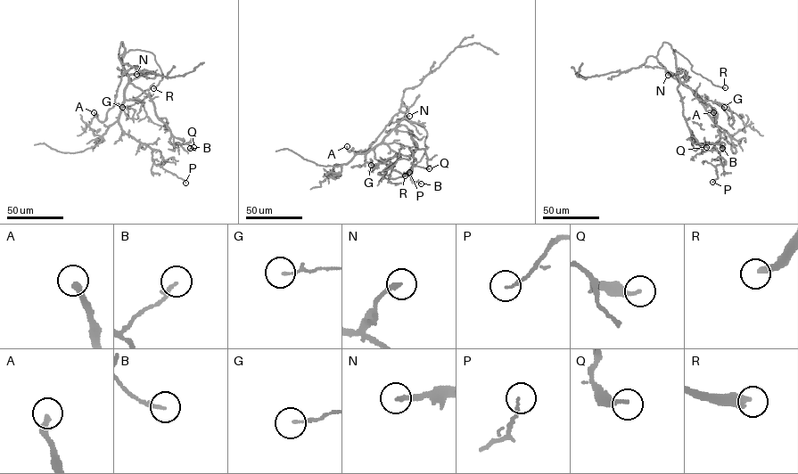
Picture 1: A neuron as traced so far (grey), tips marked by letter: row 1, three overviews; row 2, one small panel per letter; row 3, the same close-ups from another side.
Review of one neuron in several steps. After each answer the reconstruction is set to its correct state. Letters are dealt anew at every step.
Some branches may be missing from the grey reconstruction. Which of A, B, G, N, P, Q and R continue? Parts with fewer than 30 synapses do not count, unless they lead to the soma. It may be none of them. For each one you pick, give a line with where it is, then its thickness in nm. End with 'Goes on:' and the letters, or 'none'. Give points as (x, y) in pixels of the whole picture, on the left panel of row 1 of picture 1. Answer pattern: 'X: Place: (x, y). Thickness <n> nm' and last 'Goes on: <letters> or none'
A: Place: (94, 112). Thickness 280 nm
N: Place: (136, 74). Thickness 200 nm
R: Place: (153, 88). Thickness 260 nm
Goes on: A, N, R

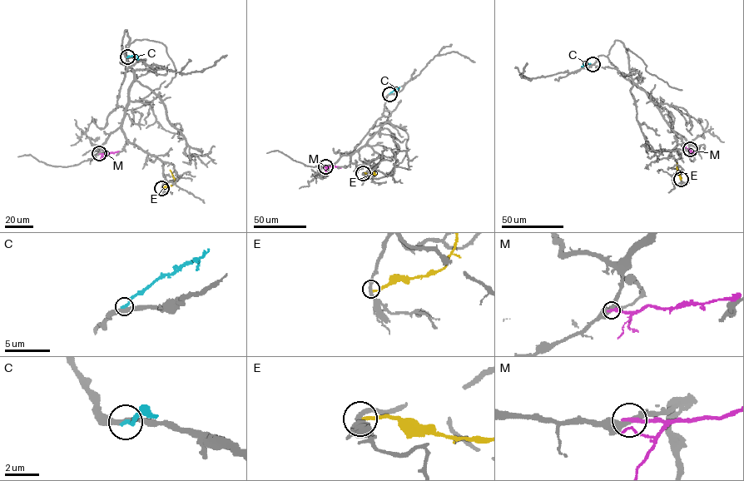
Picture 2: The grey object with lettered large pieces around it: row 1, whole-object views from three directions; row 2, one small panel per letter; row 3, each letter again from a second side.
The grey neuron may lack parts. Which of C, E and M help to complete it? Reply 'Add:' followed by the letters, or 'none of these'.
Add: none of these

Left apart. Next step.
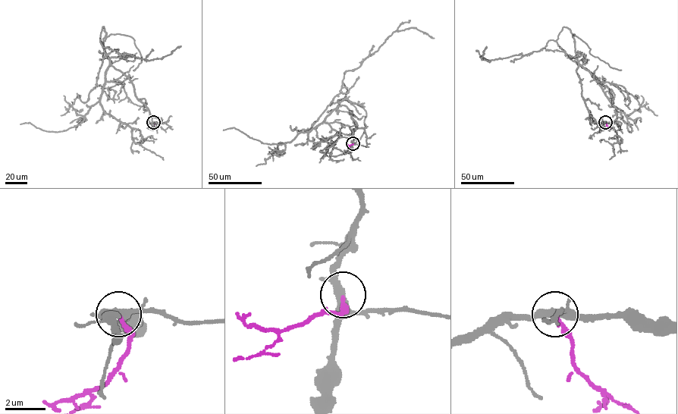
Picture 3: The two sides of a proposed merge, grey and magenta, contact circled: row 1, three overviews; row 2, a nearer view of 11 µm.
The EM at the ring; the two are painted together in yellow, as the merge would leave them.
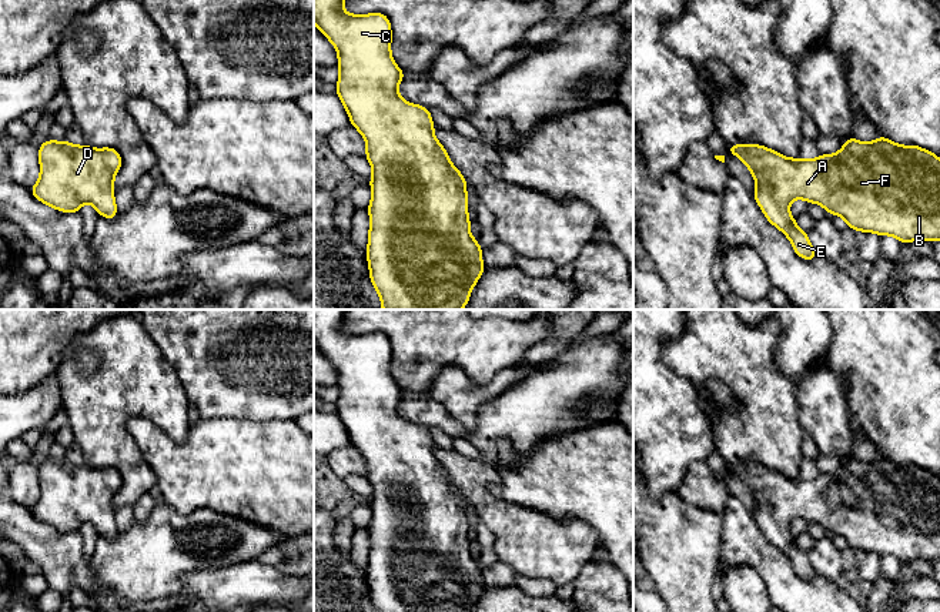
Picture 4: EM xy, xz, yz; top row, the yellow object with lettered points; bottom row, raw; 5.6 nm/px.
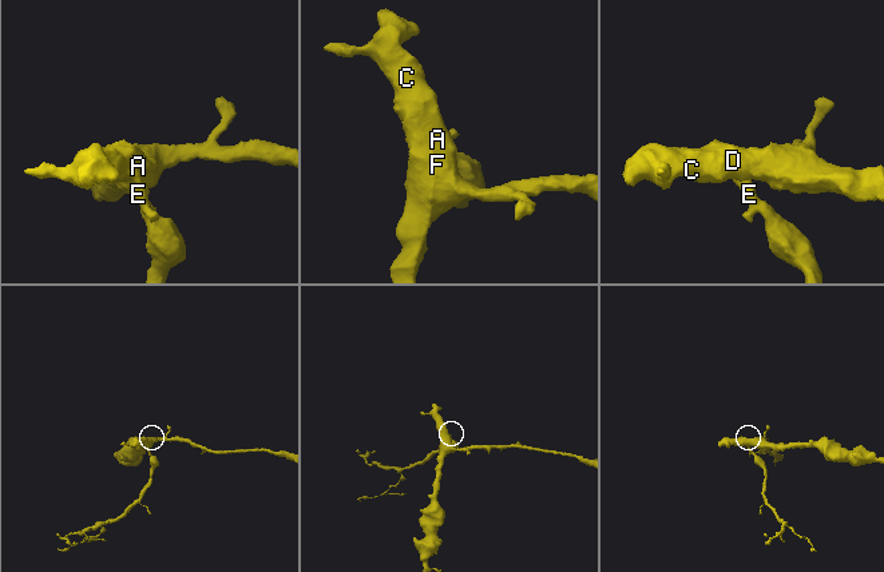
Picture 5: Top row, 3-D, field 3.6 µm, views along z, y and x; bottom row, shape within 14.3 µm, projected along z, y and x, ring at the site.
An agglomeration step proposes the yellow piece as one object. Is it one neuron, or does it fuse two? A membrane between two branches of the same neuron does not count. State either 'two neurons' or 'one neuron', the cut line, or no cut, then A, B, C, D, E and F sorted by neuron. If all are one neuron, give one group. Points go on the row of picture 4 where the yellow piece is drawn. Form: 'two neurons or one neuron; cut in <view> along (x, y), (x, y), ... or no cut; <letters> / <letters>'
one neuron; no cut; A B C D E F

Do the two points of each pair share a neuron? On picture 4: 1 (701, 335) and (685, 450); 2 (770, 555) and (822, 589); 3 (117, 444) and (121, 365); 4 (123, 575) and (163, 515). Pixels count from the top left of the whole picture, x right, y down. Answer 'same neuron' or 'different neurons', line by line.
1: different neurons
2: same neuron
3: same neuron
4: same neuron

